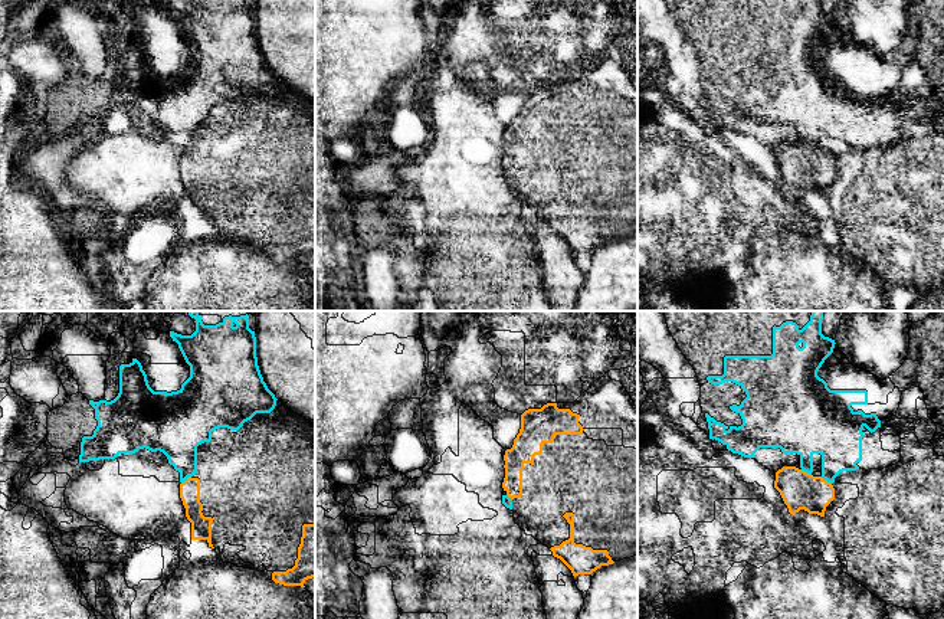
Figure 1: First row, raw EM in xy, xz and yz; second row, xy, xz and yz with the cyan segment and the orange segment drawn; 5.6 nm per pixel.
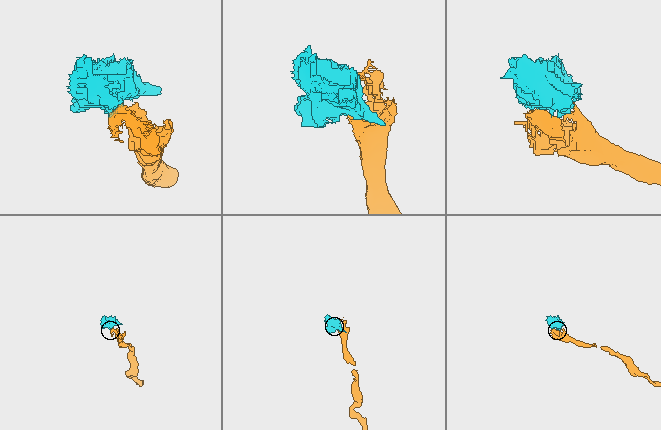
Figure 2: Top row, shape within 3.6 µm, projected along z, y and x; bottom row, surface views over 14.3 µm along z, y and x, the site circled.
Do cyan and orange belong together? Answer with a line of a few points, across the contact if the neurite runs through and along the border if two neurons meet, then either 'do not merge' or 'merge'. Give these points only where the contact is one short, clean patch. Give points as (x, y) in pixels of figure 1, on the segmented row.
do not merge

